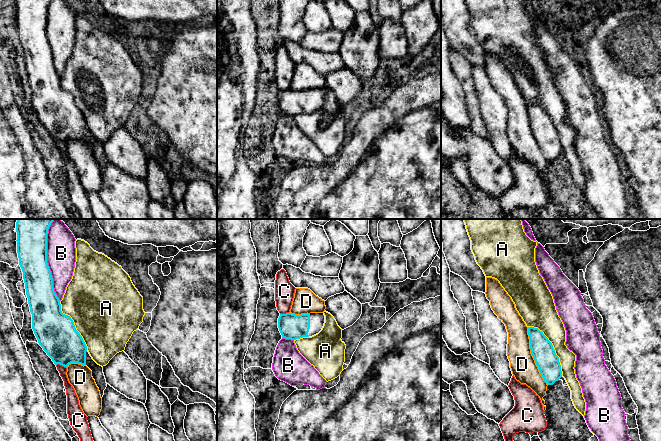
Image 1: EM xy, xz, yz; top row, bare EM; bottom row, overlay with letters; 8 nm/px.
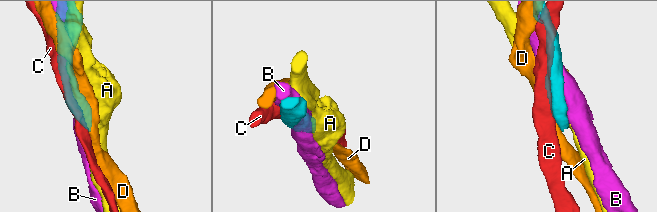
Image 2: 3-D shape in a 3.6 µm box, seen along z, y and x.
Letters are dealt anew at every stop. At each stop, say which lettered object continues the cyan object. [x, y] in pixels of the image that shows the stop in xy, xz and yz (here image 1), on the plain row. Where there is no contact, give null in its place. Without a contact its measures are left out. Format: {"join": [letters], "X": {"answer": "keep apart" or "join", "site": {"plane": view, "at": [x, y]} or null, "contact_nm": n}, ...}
{"join": [], "A": {"answer": "keep apart", "site": {"plane": "yz", "at": [552, 123]}, "contact_nm": 480}, "B": {"answer": "keep apart", "site": {"plane": "xy", "at": [46, 38]}, "contact_nm": 600}, "C": {"answer": "keep apart", "site": {"plane": "xy", "at": [61, 140]}, "contact_nm": 90}, "D": {"answer": "keep apart", "site": {"plane": "yz", "at": [532, 131]}, "contact_nm": 500}}

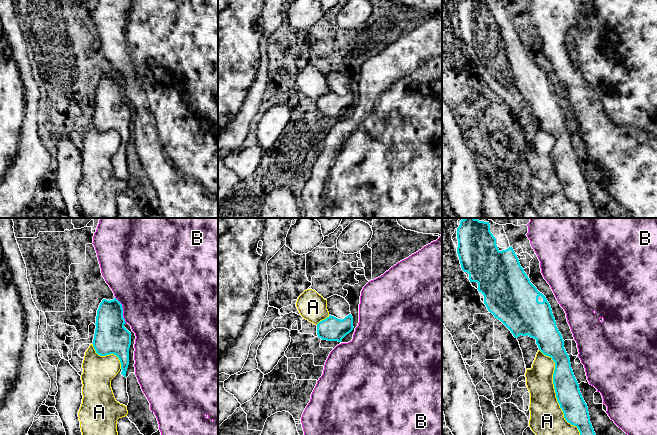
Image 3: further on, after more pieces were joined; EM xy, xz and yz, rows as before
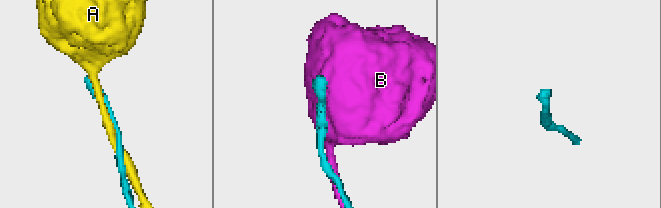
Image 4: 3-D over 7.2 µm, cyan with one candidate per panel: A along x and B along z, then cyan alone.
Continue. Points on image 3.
{"join": [], "A": {"answer": "keep apart", "site": {"plane": "yz", "at": [556, 171]}, "contact_nm": 800}, "B": {"answer": "keep apart", "site": {"plane": "xy", "at": [122, 86]}, "contact_nm": 220}}

